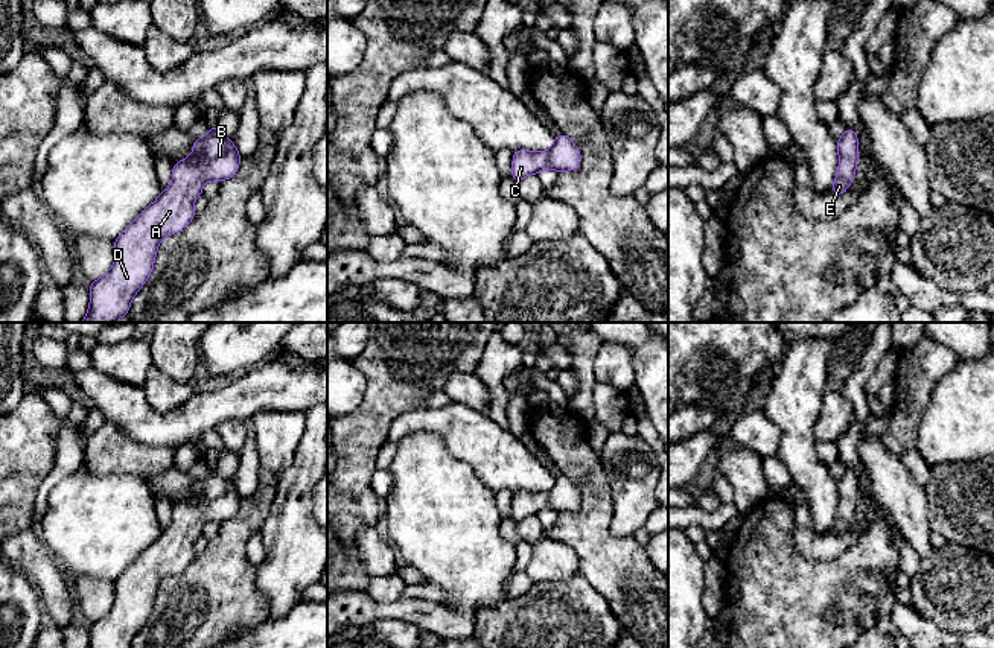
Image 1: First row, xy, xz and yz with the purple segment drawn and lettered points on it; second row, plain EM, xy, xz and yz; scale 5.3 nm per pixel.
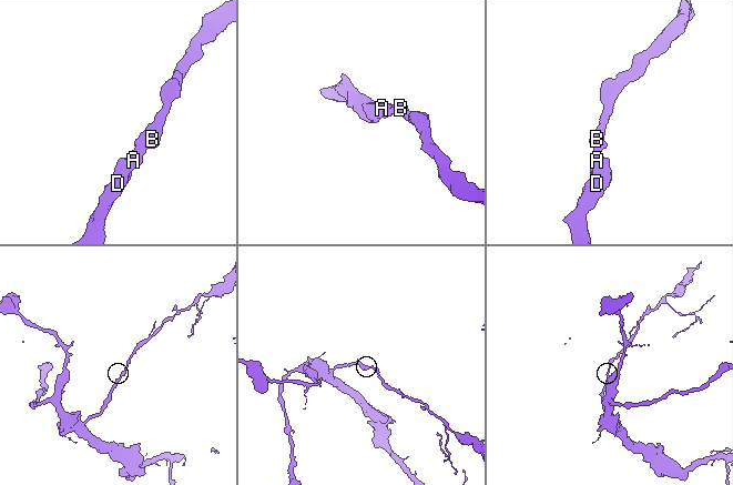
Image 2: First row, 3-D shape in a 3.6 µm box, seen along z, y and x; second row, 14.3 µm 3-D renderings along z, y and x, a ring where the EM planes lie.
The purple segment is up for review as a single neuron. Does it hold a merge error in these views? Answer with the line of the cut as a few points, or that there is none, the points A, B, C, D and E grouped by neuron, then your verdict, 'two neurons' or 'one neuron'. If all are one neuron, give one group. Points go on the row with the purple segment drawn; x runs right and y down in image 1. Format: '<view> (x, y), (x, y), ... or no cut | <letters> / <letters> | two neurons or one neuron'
no cut | A B C D E | one neuron

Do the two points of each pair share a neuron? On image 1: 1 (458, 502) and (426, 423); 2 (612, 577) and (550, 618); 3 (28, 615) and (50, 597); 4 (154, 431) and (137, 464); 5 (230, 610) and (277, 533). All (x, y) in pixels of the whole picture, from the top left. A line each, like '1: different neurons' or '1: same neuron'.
1: different neurons
2: different neurons
3: different neurons
4: different neurons
5: different neurons

